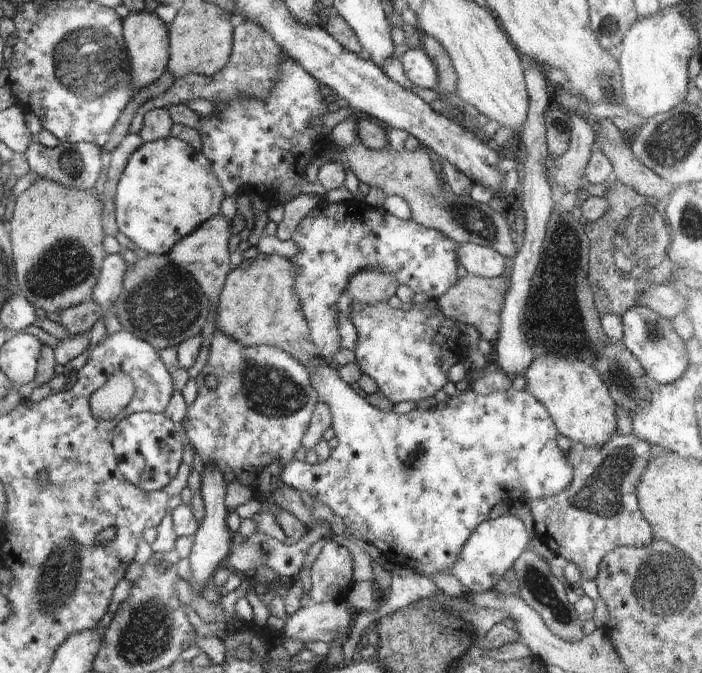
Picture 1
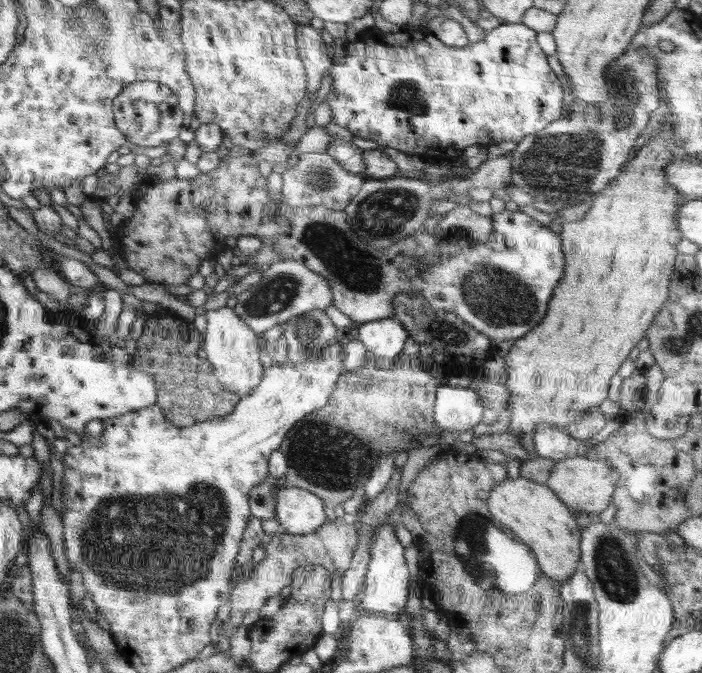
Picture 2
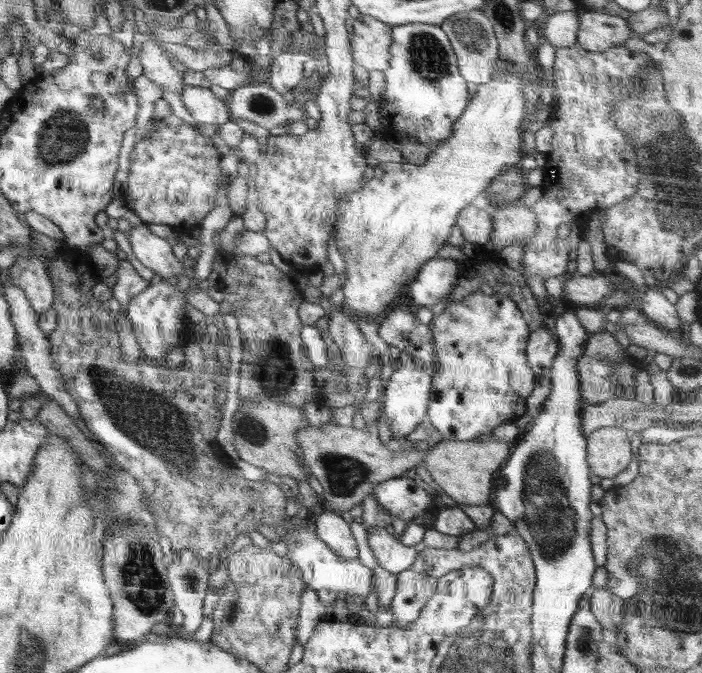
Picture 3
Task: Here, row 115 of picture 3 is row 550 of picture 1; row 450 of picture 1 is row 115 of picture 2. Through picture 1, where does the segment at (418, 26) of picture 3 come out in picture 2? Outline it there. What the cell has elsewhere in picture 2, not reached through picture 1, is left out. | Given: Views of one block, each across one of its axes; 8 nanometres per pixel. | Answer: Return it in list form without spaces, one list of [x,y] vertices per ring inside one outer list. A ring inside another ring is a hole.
[[[502,23],[489,34],[485,34],[484,40],[477,44],[468,44],[464,48],[443,44],[430,34],[426,27],[416,30],[411,26],[405,27],[400,32],[392,32],[390,35],[388,32],[373,29],[366,32],[366,34],[361,34],[355,43],[345,45],[347,51],[342,62],[336,64],[332,61],[332,65],[329,67],[332,75],[330,110],[332,111],[333,122],[338,126],[343,126],[346,130],[350,130],[353,136],[371,138],[371,140],[378,141],[384,147],[395,148],[410,156],[418,155],[419,157],[430,158],[430,156],[445,153],[446,156],[457,159],[462,156],[462,150],[468,148],[468,146],[478,144],[480,147],[487,148],[489,145],[510,140],[519,143],[525,136],[538,134],[551,122],[563,118],[564,90],[560,85],[560,80],[548,65],[547,54],[544,54],[537,44],[537,33],[522,23]]]

